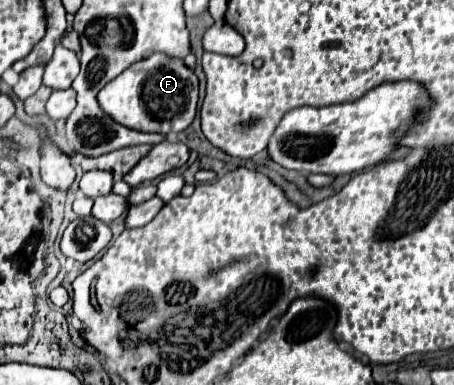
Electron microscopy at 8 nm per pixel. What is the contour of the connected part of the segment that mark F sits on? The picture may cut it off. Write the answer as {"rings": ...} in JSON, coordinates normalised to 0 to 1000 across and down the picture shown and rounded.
{"rings":[[[339,138],[326,153],[300,158],[286,169],[273,190],[264,190],[256,205],[247,205],[220,242],[216,242],[216,273],[220,283],[247,304],[256,319],[300,335],[300,340],[326,340],[326,345],[396,345],[423,319],[423,283],[432,283],[436,268],[436,200],[423,179],[405,169],[401,153],[374,148],[366,138]]]}

